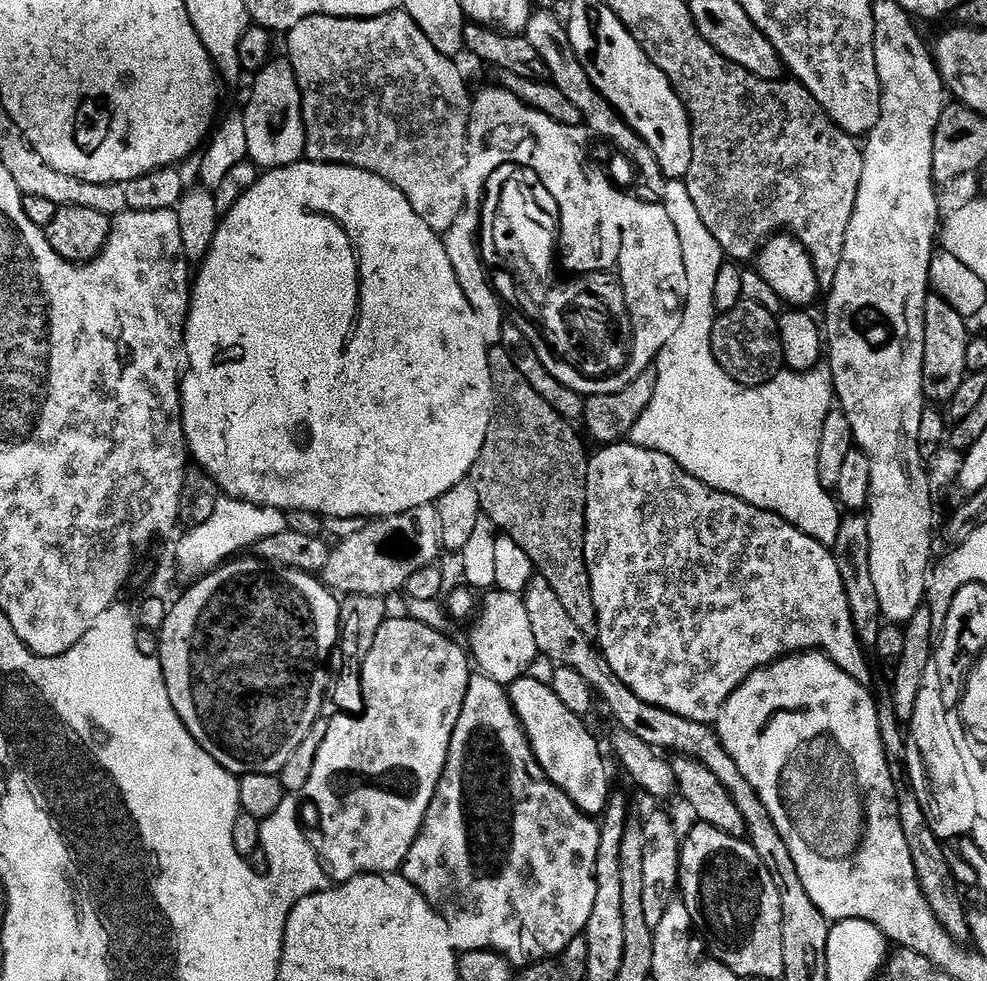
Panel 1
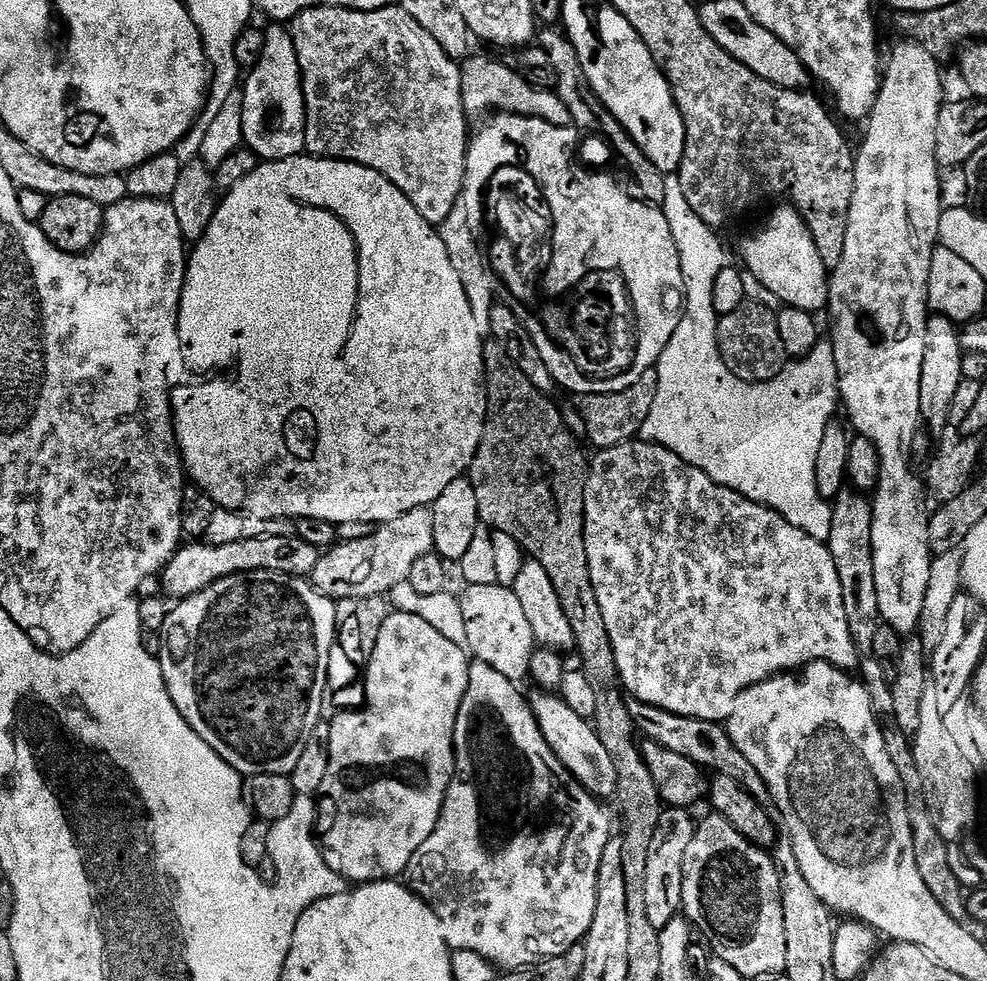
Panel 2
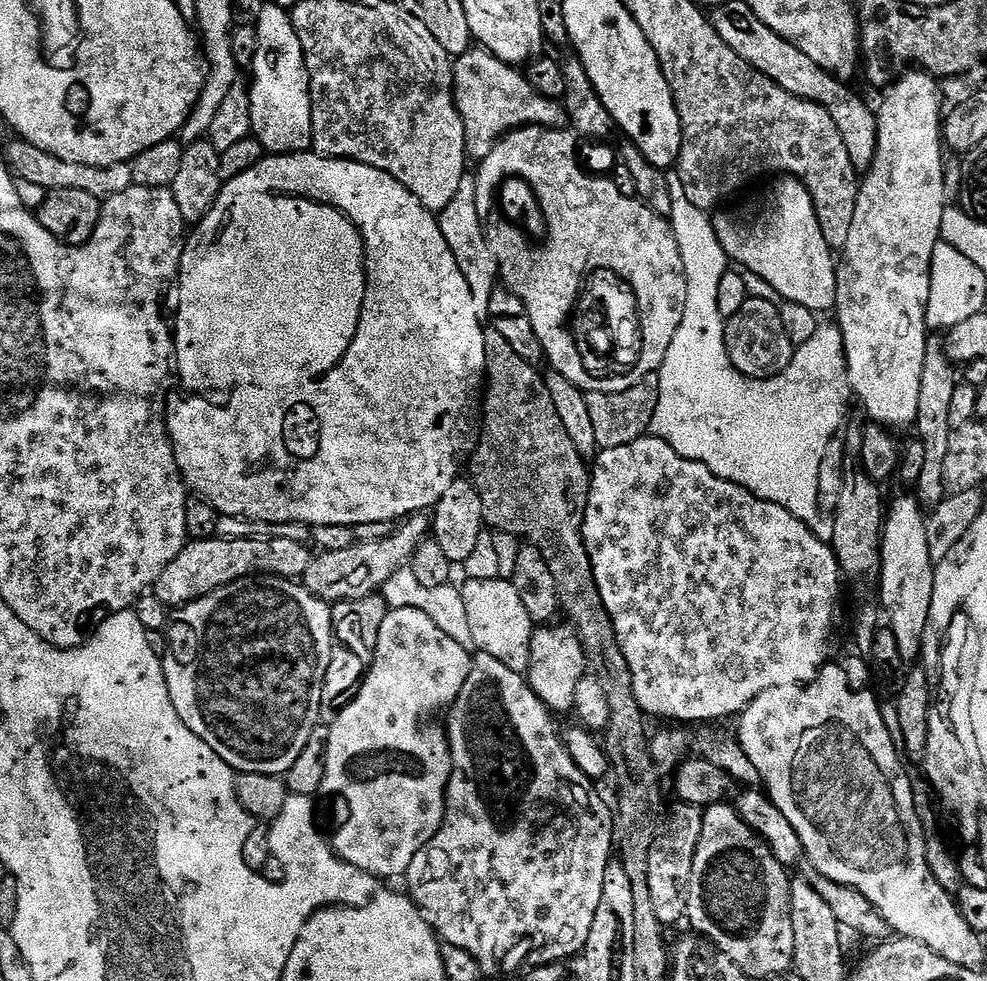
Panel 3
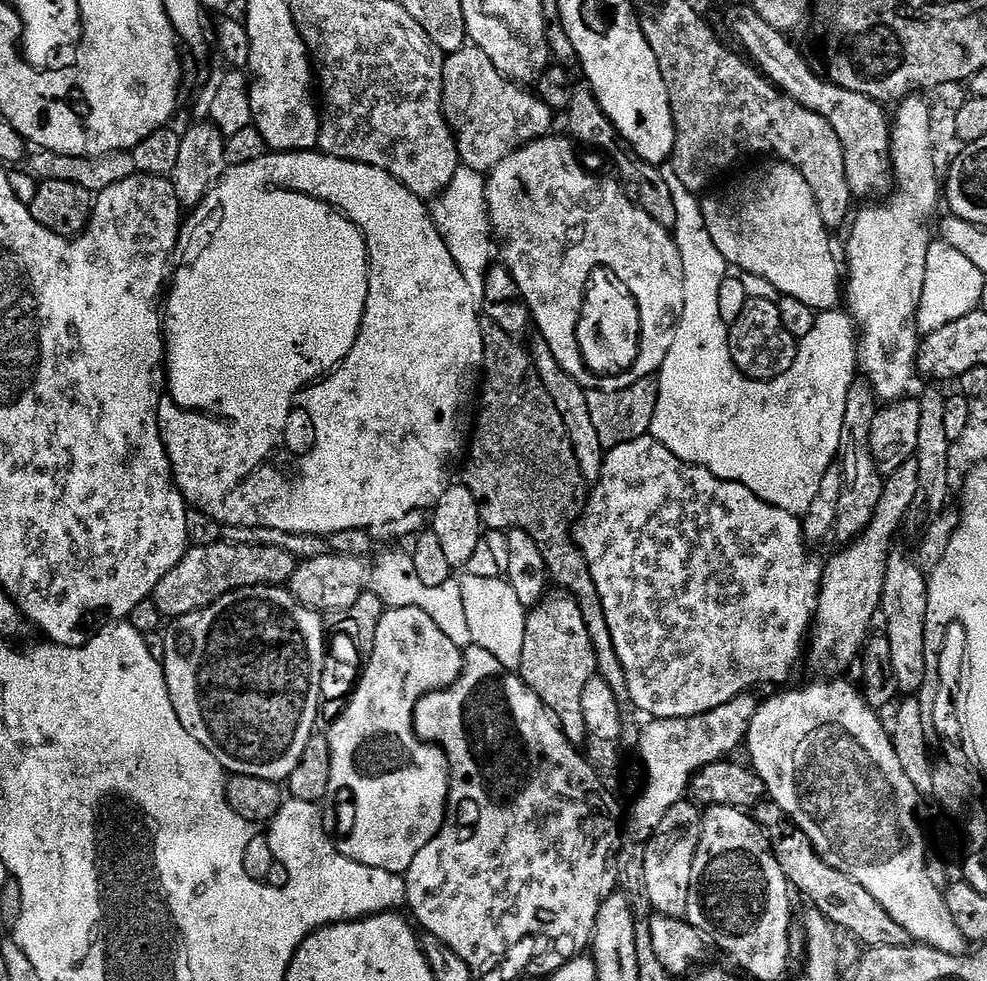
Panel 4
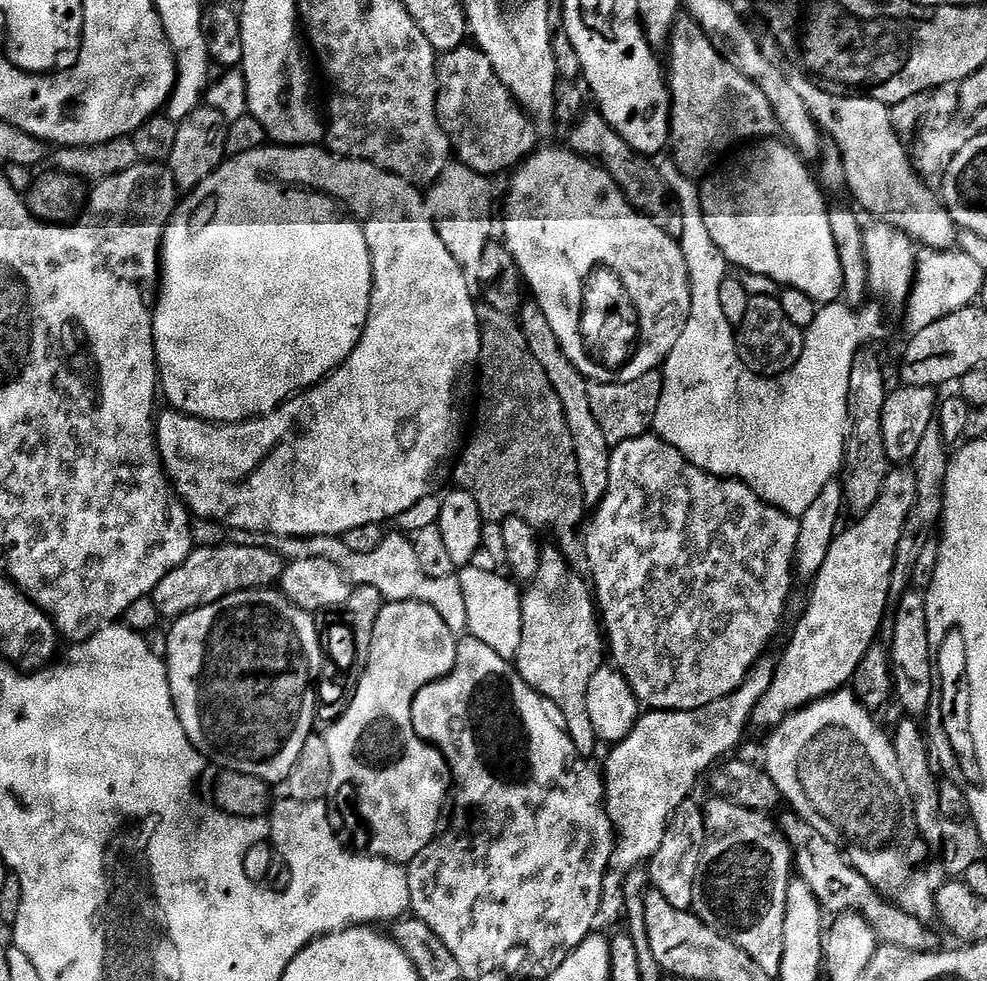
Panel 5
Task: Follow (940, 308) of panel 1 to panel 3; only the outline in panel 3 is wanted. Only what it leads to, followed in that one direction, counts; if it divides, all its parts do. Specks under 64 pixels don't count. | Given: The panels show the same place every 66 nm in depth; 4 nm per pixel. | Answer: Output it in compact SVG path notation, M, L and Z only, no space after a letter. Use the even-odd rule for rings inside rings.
M939 335L928 337L926 358L922 362L922 386L918 386L918 414L914 425L914 436L926 446L926 463L922 478L914 486L916 501L924 510L937 508L946 495L942 473L946 471L946 453L950 450L952 427L950 426L950 401L958 383L958 372L948 355L944 352L944 342ZM956 371L956 372L955 372Z

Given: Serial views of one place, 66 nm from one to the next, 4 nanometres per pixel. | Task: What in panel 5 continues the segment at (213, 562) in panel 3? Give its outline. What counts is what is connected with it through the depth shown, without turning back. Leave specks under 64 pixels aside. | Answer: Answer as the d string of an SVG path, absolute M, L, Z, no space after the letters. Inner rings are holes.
M226 543L221 548L196 548L152 591L150 599L156 603L161 617L179 618L199 608L217 604L222 598L255 588L279 585L284 573L285 559L258 546L234 546Z

